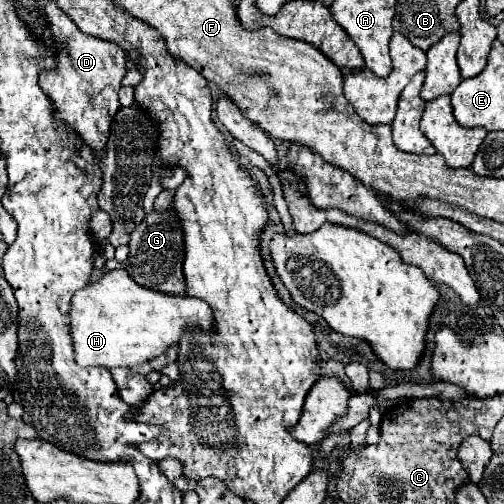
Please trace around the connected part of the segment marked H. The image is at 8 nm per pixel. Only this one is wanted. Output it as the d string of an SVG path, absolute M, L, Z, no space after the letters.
M123 268L107 272L99 282L75 292L71 304L71 336L75 346L75 360L79 366L105 366L105 368L137 368L151 362L153 358L177 346L181 336L191 330L201 330L211 334L215 330L215 320L209 304L191 296L167 296L165 292L153 292L151 288L139 286Z

